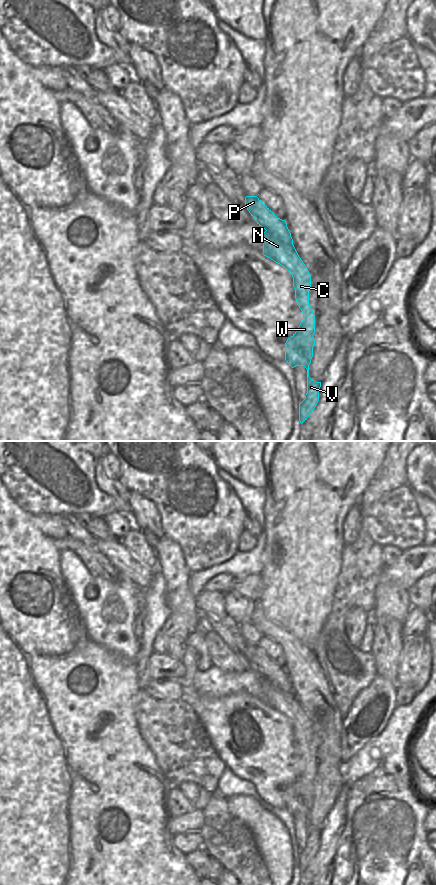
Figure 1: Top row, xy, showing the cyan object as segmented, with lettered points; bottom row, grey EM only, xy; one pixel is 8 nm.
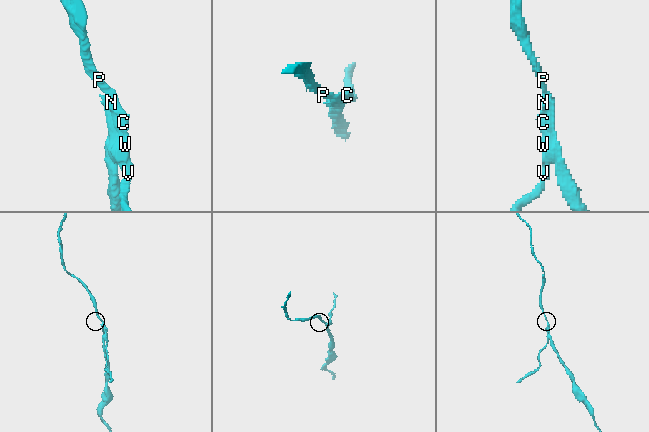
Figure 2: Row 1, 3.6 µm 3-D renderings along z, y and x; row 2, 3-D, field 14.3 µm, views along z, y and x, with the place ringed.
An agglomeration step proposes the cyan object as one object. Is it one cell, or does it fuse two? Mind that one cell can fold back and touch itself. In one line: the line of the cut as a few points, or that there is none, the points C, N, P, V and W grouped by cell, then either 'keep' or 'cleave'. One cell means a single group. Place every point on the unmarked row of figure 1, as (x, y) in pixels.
xy (307, 785), (297, 791), (297, 802), (304, 807), (303, 813) | C N P W / V | cleave

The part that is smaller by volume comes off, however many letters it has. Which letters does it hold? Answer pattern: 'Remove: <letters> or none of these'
Remove: V

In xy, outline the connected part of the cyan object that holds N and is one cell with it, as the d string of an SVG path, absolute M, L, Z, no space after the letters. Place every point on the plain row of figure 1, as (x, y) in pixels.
M246 644L245 655L257 672L266 678L263 681L262 702L280 712L293 725L295 747L303 767L297 779L285 791L285 808L292 816L303 814L305 807L299 805L297 791L304 786L315 790L315 763L309 753L311 723L293 693L286 669L278 666L257 644Z

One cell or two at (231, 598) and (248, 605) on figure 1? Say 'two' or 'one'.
one

